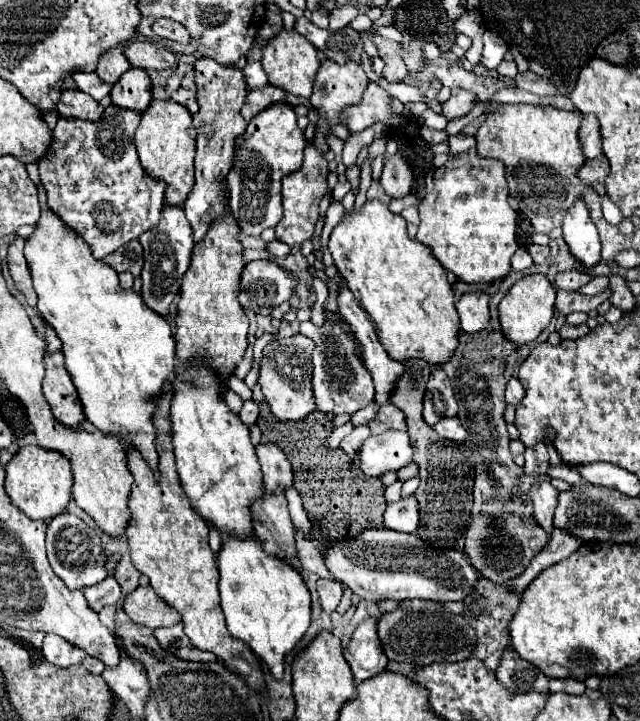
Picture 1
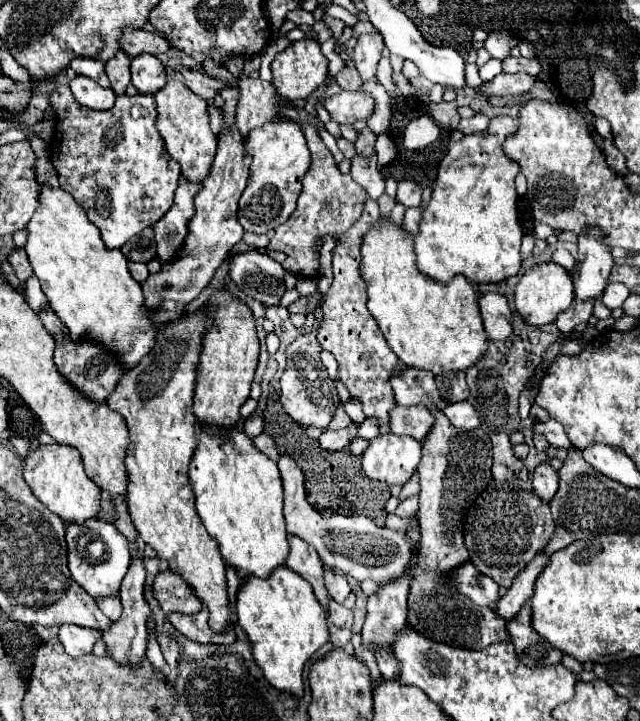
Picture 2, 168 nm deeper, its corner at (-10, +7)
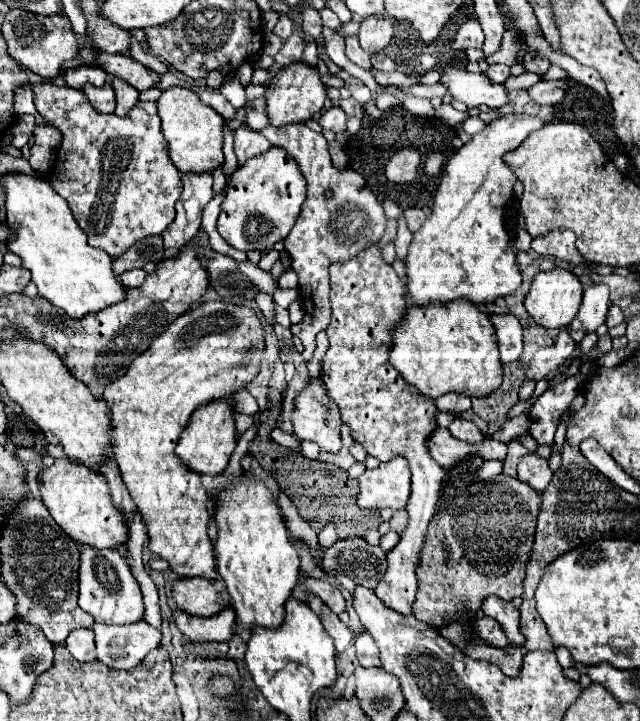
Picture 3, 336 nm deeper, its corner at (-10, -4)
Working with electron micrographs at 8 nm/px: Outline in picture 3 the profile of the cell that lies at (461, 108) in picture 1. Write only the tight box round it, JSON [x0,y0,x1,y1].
[529,80,565,106]

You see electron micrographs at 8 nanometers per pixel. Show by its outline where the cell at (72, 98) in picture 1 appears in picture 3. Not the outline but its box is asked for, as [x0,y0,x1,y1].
[83,82,115,114]

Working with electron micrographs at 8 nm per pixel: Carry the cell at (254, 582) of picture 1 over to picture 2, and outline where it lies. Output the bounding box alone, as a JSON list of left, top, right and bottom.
[235,567,329,699]

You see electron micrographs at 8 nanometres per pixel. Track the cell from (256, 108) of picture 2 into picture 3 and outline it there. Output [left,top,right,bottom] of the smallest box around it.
[235,126,269,166]

